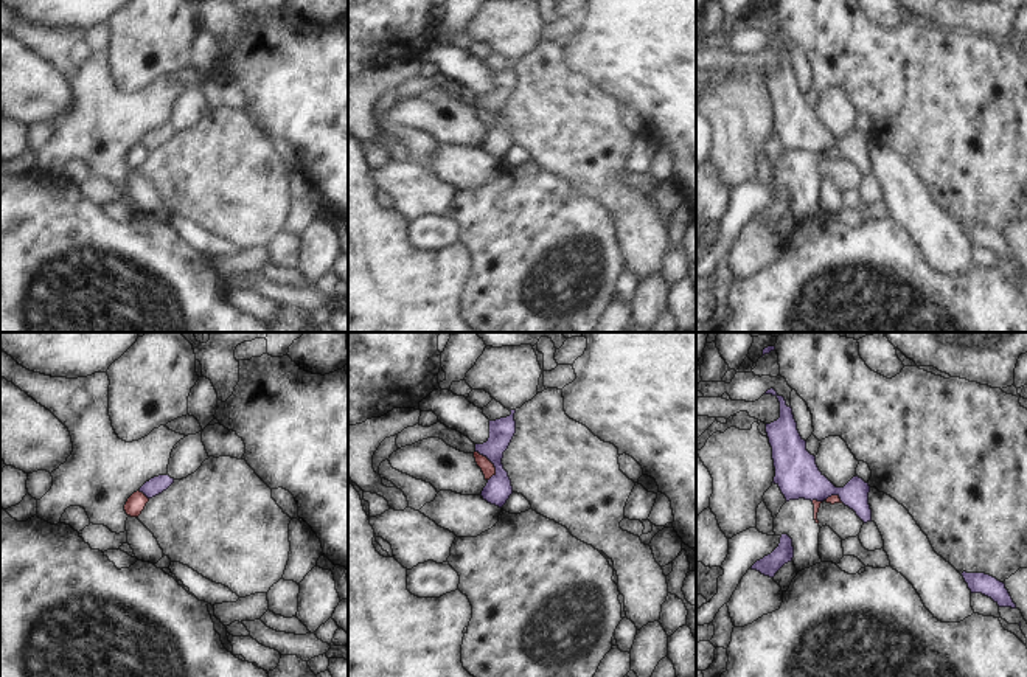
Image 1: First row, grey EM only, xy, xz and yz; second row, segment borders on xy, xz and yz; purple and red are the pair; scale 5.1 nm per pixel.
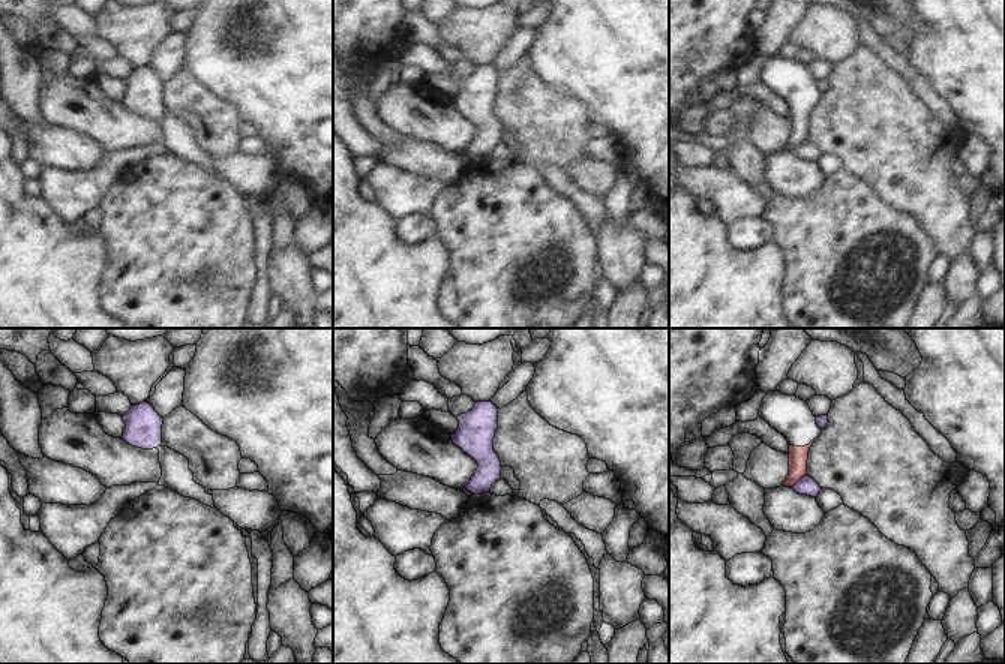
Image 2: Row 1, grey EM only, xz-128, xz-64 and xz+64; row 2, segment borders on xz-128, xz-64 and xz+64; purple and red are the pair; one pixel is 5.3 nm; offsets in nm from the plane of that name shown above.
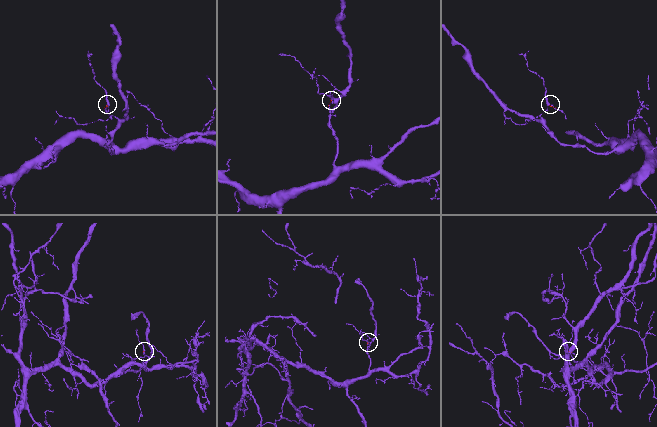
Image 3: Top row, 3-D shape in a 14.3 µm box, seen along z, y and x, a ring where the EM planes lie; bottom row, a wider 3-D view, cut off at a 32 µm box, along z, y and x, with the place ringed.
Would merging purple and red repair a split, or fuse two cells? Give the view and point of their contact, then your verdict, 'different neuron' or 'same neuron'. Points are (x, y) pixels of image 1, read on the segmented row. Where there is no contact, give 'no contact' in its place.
xz (493, 463) | different neuron

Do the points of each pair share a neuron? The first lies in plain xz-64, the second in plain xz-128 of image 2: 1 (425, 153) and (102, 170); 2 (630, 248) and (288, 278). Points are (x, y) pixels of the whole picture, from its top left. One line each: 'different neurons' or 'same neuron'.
1: different neurons
2: same neuron

